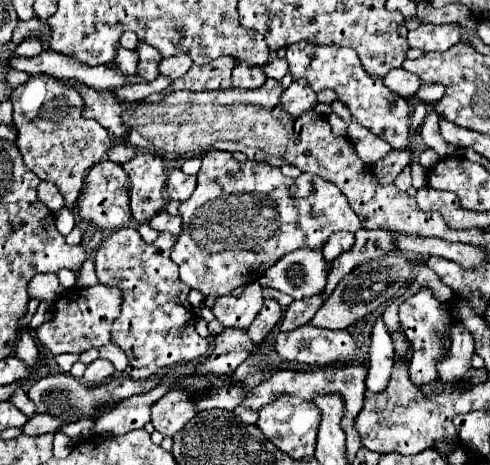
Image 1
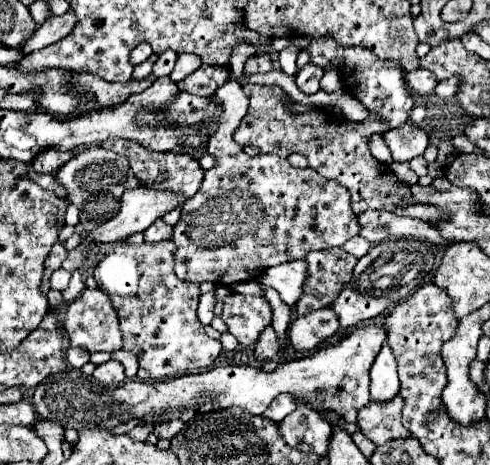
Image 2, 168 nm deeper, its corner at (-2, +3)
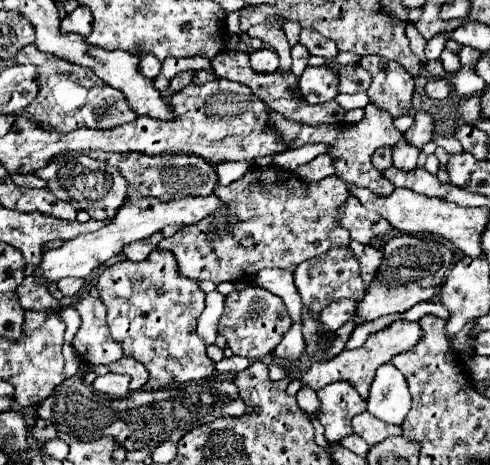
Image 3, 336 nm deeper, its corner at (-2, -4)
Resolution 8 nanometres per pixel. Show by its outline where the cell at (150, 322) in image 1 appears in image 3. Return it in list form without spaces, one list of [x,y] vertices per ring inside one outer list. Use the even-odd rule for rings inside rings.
[[[153,250],[141,262],[117,262],[105,268],[97,280],[99,298],[107,308],[107,324],[111,336],[121,344],[123,354],[139,360],[149,370],[151,388],[167,388],[173,384],[185,384],[209,378],[215,372],[215,362],[205,352],[205,342],[195,334],[197,320],[205,308],[205,292],[193,280],[185,280],[177,274],[177,260],[173,252]]]

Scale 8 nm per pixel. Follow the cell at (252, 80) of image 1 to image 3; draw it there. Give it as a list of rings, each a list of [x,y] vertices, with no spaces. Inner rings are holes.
[[[269,48],[253,50],[249,58],[251,58],[251,68],[255,72],[275,72],[279,66],[279,56]]]

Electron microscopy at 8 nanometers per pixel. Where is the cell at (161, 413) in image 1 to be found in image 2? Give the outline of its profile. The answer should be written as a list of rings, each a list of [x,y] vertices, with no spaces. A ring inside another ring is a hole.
[[[167,421],[167,423],[161,423],[153,429],[153,435],[157,439],[173,439],[179,431],[181,431],[183,423],[181,421]]]

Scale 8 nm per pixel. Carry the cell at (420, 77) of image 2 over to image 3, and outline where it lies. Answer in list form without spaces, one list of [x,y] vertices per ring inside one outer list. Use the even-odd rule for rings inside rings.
[[[431,78],[427,84],[425,84],[425,94],[429,98],[447,98],[451,92],[451,84],[447,78]]]

